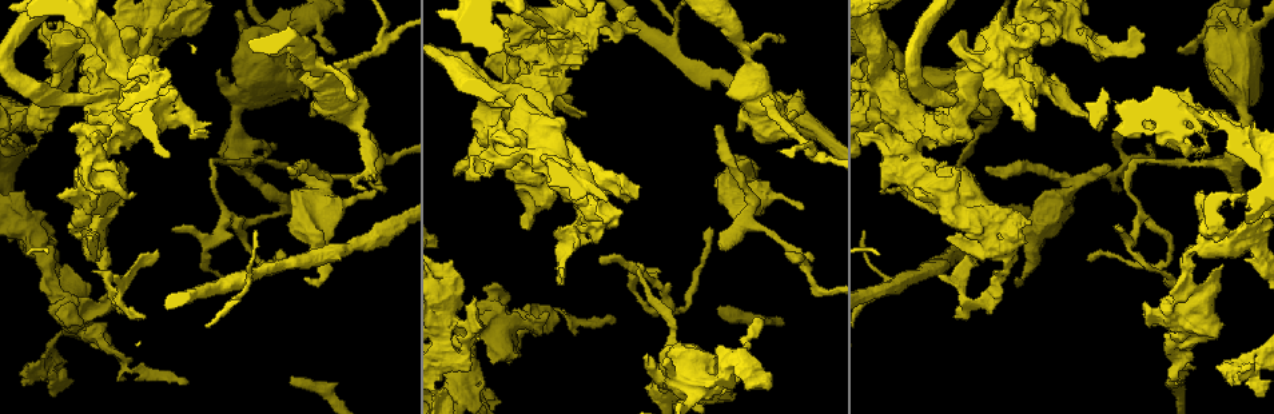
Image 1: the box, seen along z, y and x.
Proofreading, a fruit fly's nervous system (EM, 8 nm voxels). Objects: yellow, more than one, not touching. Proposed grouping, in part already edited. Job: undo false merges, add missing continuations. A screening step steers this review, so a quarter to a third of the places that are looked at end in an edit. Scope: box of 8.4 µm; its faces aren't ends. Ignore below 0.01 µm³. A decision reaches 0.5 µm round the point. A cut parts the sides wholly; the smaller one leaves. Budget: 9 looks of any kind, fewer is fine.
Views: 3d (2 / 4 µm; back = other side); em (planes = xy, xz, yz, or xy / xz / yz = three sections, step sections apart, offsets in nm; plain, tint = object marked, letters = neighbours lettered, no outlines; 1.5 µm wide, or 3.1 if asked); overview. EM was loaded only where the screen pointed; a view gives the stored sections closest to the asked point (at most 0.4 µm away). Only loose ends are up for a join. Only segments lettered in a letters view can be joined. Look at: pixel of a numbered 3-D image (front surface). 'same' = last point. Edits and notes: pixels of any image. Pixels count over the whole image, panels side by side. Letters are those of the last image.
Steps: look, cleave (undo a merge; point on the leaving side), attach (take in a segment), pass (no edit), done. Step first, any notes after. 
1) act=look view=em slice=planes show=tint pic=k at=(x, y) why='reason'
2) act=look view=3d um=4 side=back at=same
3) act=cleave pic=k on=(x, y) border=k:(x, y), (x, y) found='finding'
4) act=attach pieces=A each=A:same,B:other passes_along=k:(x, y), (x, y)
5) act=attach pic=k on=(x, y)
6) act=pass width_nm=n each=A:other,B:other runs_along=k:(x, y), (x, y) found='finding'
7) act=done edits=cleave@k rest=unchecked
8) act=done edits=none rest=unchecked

act=look view=em slice=xz step=8 show=letters pic=1 at=(374, 191) why='thin end'

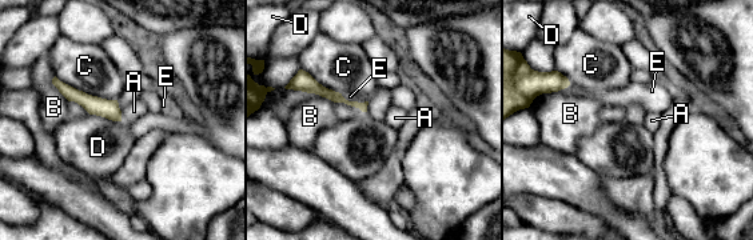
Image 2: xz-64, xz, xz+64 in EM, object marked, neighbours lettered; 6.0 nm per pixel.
act=look view=em slice=planes show=letters at=same

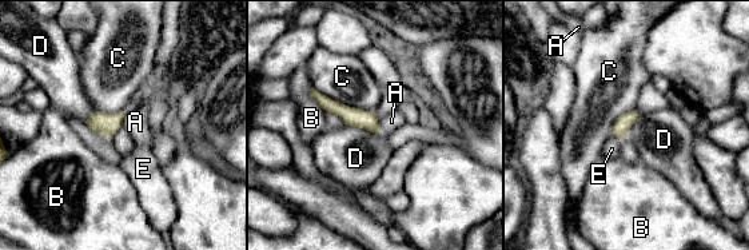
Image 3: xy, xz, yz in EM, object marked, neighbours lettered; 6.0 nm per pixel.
act=pass each=A:other,B:other,C:other,D:other,E:other border=3:(313, 86), (346, 104), (374, 111) found='none of them fits'

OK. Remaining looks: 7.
act=look view=em slice=planes show=letters pic=1 at=(548, 314) why='free end'

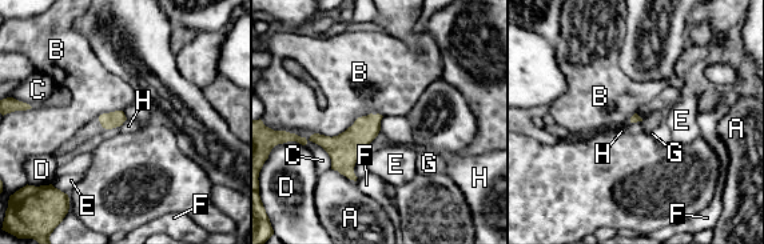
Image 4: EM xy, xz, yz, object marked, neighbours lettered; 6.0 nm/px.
act=pass each=A:other,B:other,C:other,D:other,E:other,F:other,G:other,H:other border=4:(126, 119), (119, 127) found='none of them fits'

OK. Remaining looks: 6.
act=look view=3d um=4 pic=1 at=(647, 358) why='thick end'

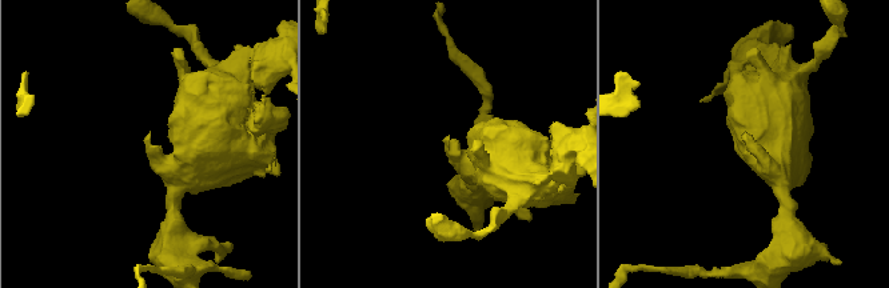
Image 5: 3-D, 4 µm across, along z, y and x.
act=look view=em slice=planes show=letters pic=5 at=(449, 140)

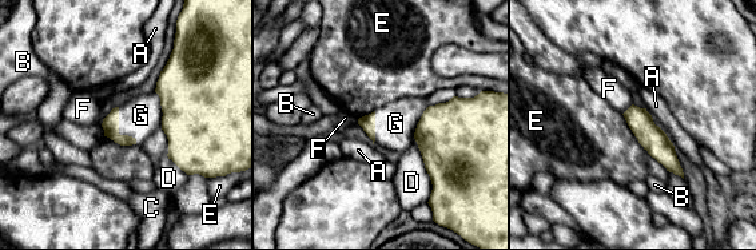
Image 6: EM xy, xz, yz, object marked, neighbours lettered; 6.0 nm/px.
act=attach pieces=G longest_contact=E:440nm each=A:other,B:other,C:other,D:other,E:other,F:other,G:same found='the neuron continues'

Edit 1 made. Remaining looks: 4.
act=look view=3d um=4 pic=1 at=(889, 96) why='arms run side by side'

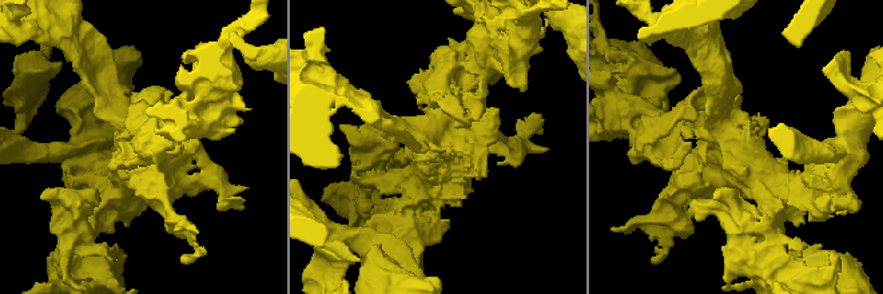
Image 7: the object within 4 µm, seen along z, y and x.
act=look view=em um=3.1 slice=yz step=8 show=tint pic=7 at=(730, 151)

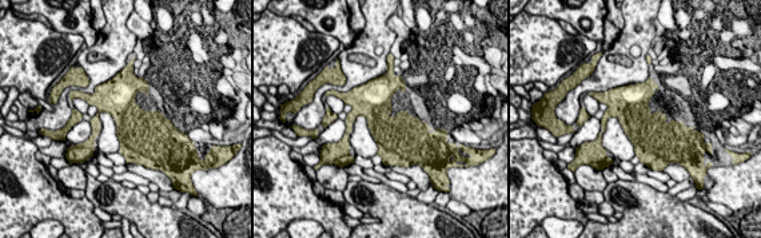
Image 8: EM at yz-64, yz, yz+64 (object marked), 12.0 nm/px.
act=look view=em um=3.1 slice=planes show=letters at=same why='cut it another way'

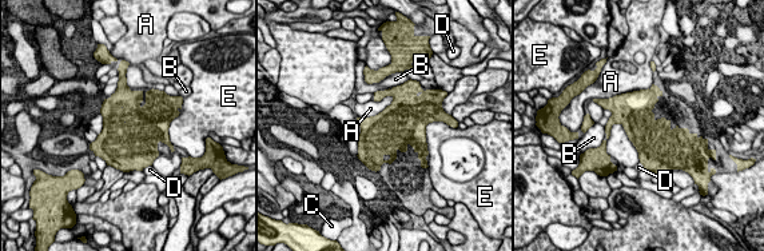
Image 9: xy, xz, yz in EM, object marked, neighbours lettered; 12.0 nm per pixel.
act=pass longest_contact=A:600nm each=A:other,B:other,C:other,D:other,E:other border=9:(613, 123), (623, 127), (640, 162) found='continuous, no second neuron'

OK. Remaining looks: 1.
act=done edits=attach@6 rest=unchecked

